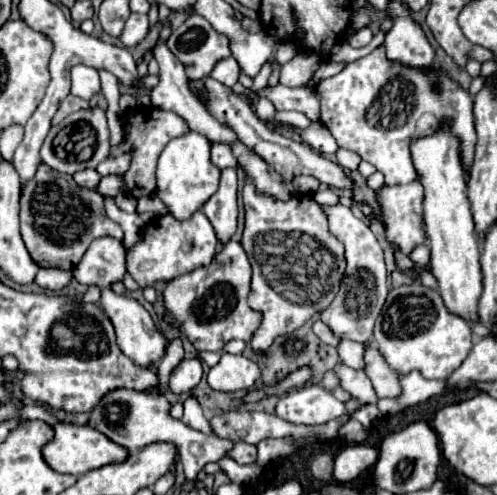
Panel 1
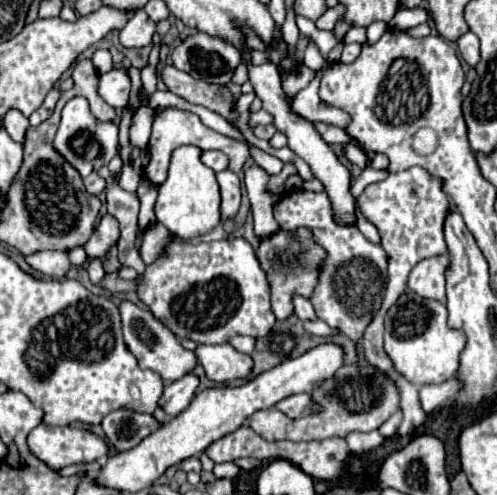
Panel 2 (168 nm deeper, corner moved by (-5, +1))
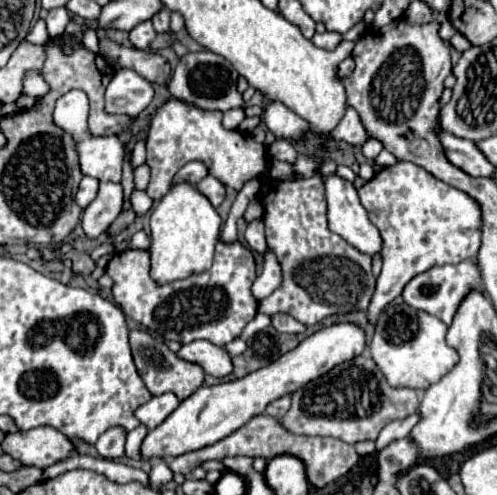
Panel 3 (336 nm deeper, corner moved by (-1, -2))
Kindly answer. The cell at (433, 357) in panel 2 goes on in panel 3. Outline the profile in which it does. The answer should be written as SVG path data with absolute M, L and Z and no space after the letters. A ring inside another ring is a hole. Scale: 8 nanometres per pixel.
M393 304L379 316L369 350L391 386L427 390L457 364L457 350L445 342L445 332L447 324L437 316L407 304Z

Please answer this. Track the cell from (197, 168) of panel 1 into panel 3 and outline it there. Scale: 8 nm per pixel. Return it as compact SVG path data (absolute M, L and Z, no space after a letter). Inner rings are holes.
M181 182L159 200L151 212L151 276L157 284L167 284L185 278L193 272L203 272L213 262L215 242L219 240L221 218L195 184Z

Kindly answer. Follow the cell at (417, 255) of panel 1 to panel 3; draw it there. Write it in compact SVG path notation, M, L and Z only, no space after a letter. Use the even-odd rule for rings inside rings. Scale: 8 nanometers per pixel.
M467 260L457 266L443 264L443 266L433 266L427 272L421 272L415 278L411 278L403 290L403 300L417 310L425 310L441 318L445 324L451 324L457 304L461 304L461 300L465 298L465 292L471 292L473 288L481 288L481 276L475 262Z

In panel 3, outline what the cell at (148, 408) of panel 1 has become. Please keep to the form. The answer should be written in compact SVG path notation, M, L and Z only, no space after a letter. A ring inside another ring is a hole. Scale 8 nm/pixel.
M111 428L107 430L105 434L99 436L99 440L95 442L95 448L97 452L103 456L103 458L119 458L123 456L123 450L125 450L125 440L127 440L127 430L123 428Z

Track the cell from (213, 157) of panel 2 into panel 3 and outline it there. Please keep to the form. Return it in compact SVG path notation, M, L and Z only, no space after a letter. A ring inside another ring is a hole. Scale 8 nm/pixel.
M193 160L193 162L187 162L177 174L175 174L175 184L181 182L181 180L189 180L189 182L201 182L205 176L209 174L209 168L199 162L199 160Z

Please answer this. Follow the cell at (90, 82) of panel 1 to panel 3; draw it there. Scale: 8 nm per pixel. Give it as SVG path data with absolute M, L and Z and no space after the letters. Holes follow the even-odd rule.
M119 70L107 86L107 112L109 114L127 114L137 118L139 112L151 102L153 84L141 78L133 70Z

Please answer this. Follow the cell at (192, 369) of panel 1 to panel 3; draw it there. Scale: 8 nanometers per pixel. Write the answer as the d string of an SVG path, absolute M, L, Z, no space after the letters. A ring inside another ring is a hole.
M167 392L167 394L161 394L161 396L153 396L147 404L143 404L141 408L137 408L137 418L141 420L141 424L145 424L149 430L153 430L177 406L179 406L179 398L173 392Z

